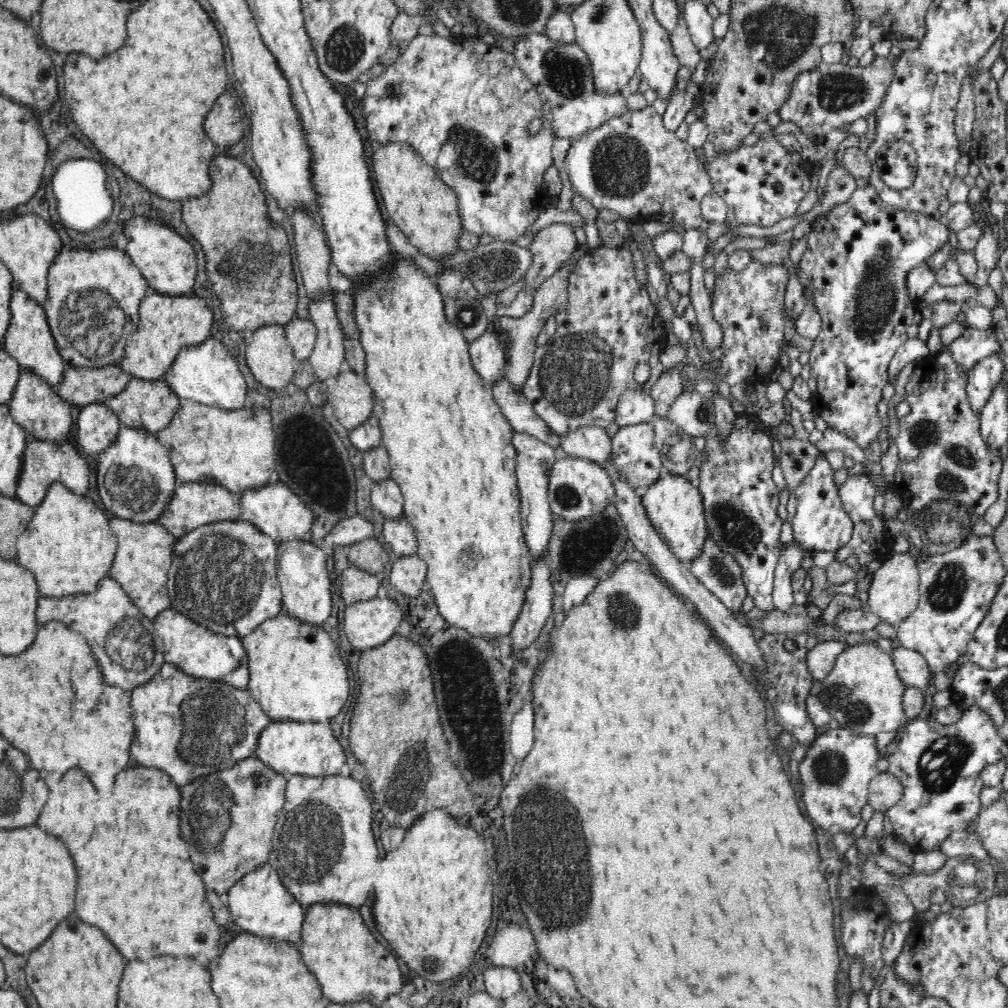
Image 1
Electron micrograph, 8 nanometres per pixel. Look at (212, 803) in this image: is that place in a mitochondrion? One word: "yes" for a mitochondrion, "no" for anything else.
yes

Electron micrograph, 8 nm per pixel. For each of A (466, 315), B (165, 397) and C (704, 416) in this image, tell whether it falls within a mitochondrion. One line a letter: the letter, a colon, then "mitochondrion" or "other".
A: mitochondrion
B: other
C: mitochondrion

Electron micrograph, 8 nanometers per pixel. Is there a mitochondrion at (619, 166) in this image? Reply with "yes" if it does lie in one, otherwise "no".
yes

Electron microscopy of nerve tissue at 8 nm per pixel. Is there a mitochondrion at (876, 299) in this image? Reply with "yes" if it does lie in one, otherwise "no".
yes

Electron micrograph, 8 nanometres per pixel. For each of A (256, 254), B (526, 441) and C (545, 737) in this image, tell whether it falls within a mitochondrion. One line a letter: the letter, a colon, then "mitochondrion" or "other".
A: mitochondrion
B: other
C: other

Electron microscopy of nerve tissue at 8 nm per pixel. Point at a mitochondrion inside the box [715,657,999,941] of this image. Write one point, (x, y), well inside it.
(942, 763)

